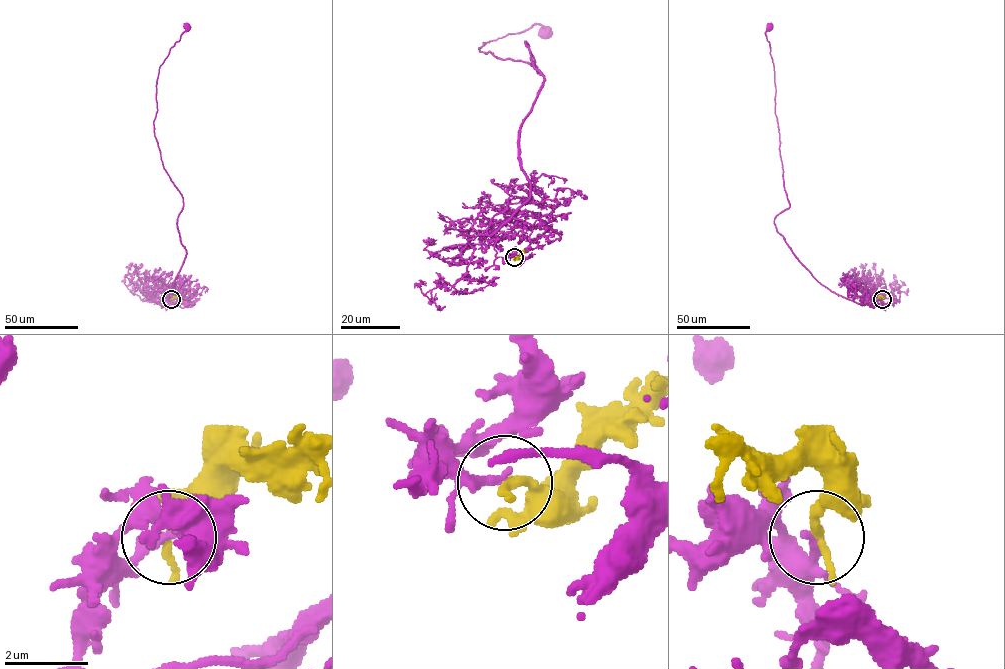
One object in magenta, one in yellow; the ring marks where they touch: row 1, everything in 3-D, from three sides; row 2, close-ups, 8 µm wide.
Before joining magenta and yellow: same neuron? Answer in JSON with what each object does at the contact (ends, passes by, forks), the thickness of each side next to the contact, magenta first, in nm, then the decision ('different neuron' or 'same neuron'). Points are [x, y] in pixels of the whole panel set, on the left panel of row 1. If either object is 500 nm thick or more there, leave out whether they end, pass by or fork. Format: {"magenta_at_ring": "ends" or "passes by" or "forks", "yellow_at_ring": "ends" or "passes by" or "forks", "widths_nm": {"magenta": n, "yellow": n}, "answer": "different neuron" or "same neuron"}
{"magenta_at_ring": "ends", "yellow_at_ring": "ends", "widths_nm": {"magenta": 240, "yellow": 280}, "answer": "same neuron"}

